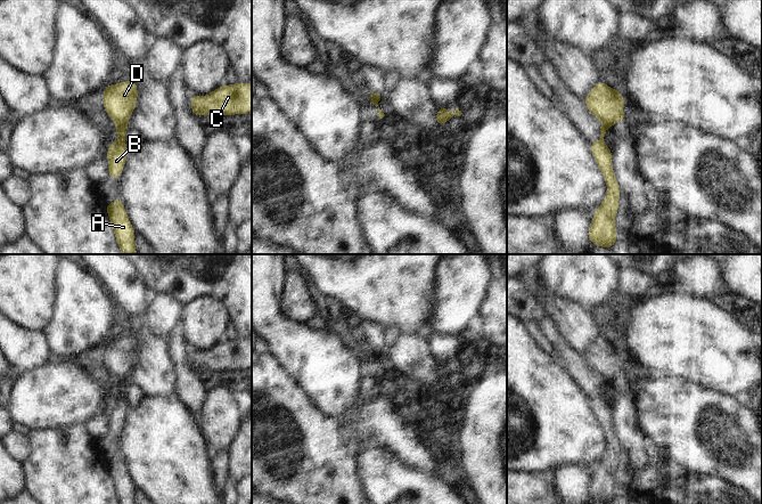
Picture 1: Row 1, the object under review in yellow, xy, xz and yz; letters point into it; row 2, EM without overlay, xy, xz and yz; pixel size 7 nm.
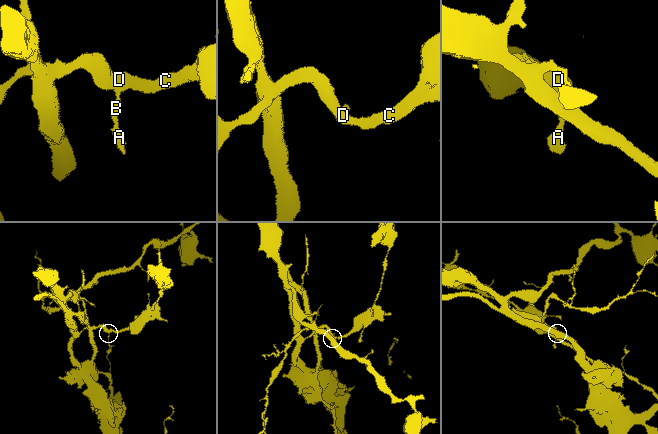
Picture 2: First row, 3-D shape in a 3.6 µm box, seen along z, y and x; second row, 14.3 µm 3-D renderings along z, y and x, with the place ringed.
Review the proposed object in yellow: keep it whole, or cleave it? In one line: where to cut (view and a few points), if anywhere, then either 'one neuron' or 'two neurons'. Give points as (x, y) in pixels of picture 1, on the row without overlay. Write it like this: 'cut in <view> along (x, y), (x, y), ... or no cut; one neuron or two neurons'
cut in xy along (126, 379), (116, 381); two neurons

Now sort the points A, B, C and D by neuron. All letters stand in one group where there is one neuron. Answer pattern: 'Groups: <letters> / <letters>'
Groups: A B / C D

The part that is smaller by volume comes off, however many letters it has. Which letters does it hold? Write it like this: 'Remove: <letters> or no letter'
Remove: A, B

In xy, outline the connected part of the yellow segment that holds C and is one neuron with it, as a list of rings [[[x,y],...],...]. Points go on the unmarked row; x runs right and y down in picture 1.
[[[252,339],[222,340],[206,351],[190,351],[190,361],[197,373],[249,369],[252,368]]]

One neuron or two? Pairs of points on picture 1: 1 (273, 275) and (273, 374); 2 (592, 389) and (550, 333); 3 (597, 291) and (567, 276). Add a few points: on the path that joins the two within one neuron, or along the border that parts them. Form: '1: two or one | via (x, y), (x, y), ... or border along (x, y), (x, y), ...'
1: two | border along (268, 351), (291, 376)
2: one | via (582, 375), (566, 357), (562, 347)
3: one | via (590, 284), (582, 276), (574, 276)

